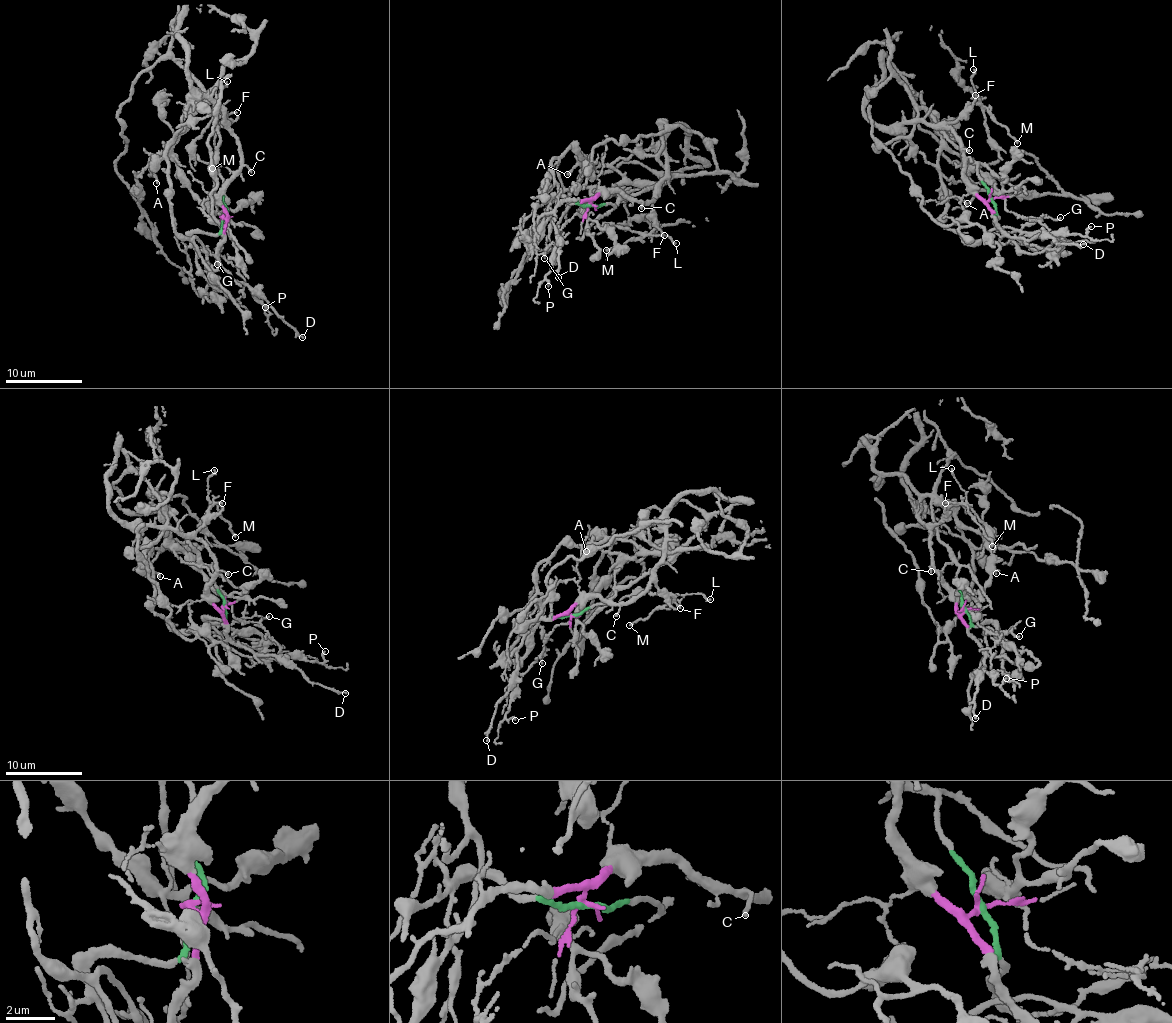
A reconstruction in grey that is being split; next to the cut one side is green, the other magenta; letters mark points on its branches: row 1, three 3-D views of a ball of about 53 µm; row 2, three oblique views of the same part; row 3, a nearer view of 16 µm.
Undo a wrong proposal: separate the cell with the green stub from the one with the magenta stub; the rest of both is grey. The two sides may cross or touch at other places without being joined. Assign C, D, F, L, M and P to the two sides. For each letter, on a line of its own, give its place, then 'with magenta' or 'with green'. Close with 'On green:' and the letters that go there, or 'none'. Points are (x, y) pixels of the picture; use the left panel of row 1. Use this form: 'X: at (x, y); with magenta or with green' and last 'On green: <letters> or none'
C: at (251, 172); with magenta
D: at (302, 337); with magenta
F: at (237, 112); with magenta
L: at (227, 81); with magenta
M: at (212, 168); with magenta
P: at (265, 307); with magenta
On green: none

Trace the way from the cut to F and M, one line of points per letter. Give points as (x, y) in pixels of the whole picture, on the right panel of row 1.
F: (989, 197), (985, 201), (966, 177), (958, 136), (947, 127), (963, 109), (979, 103), (974, 95)
M: (989, 197), (983, 199), (966, 177), (958, 136), (947, 125), (963, 109), (981, 105), (1017, 144)

